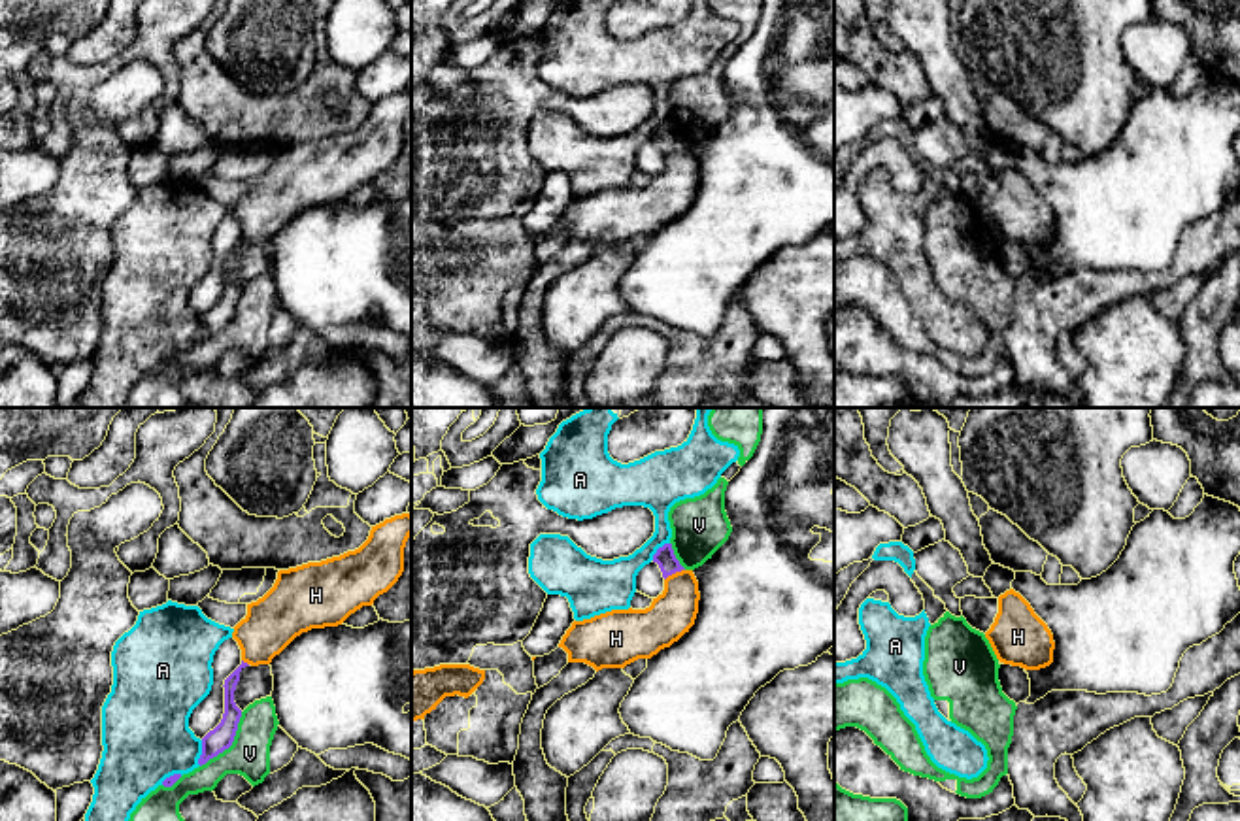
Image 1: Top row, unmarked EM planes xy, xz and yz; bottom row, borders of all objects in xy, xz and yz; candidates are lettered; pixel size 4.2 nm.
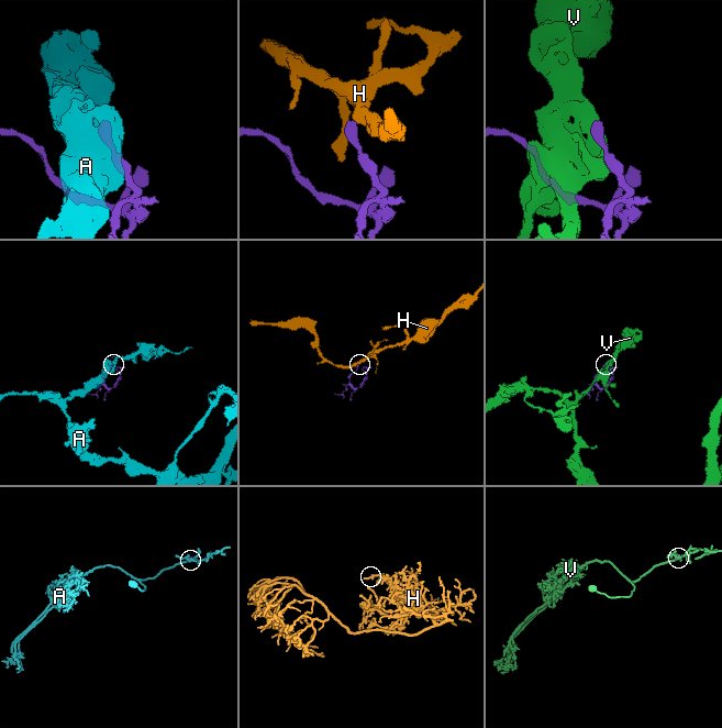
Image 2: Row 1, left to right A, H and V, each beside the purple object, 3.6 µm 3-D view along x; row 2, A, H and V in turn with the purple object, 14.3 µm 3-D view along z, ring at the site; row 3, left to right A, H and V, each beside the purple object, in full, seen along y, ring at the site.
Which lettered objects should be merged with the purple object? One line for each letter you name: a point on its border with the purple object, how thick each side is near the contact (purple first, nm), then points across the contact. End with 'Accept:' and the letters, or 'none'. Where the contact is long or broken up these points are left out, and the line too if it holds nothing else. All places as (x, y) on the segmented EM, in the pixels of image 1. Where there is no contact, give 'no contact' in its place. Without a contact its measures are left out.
Accept: none

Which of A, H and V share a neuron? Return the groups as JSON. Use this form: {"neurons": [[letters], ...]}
{"neurons": [["A"], ["H"], ["V"]]}

